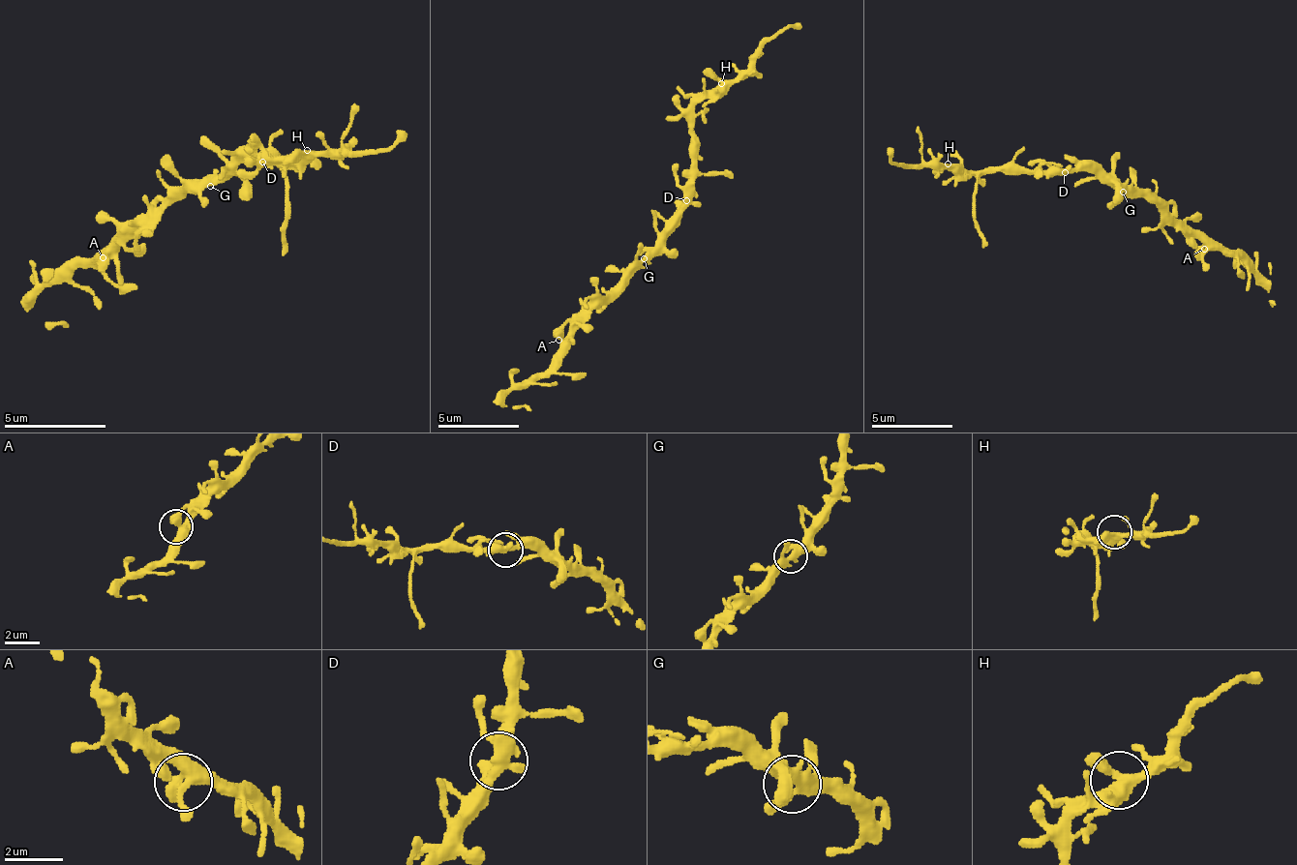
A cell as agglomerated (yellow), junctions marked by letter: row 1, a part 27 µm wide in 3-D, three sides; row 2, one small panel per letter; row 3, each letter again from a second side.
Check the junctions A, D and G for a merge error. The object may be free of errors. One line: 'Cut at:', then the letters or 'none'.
Cut at: none

